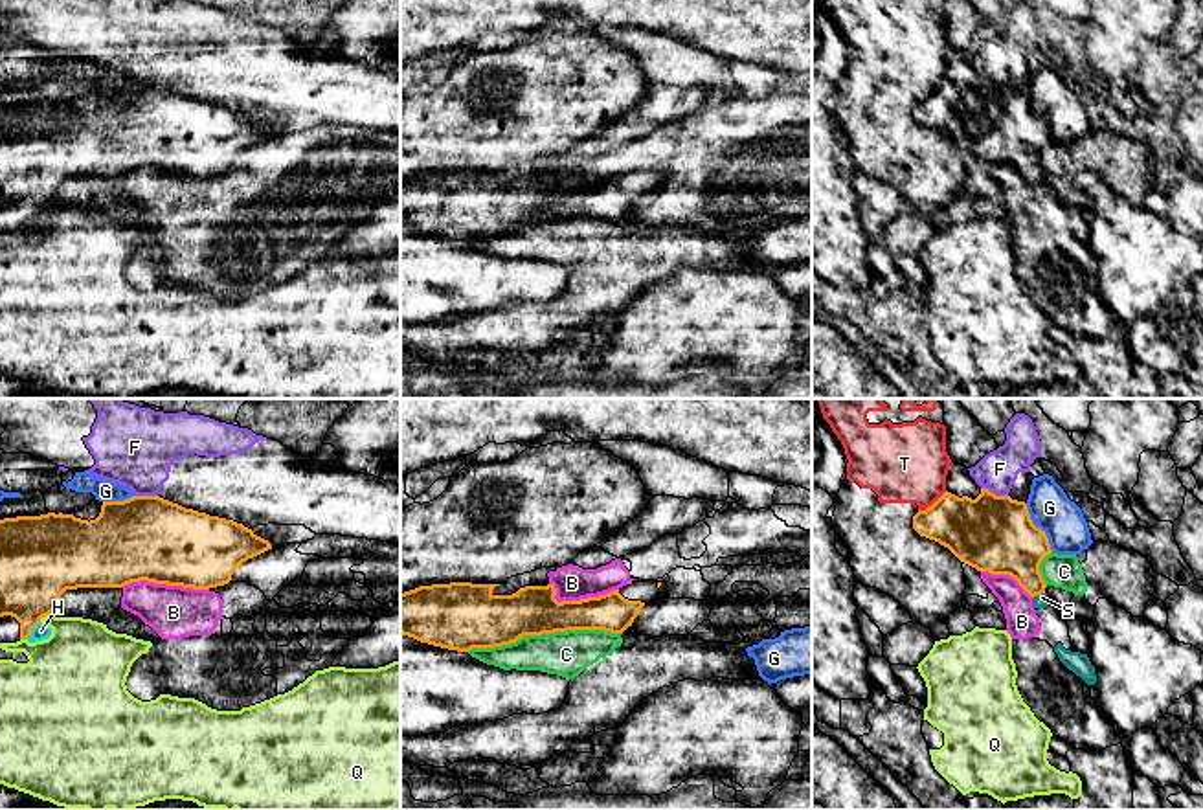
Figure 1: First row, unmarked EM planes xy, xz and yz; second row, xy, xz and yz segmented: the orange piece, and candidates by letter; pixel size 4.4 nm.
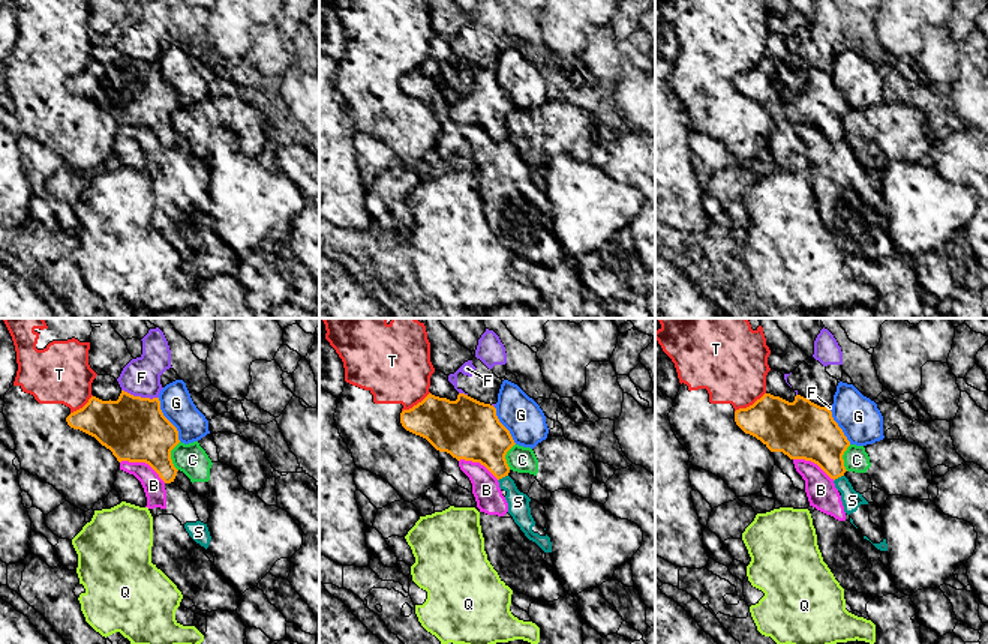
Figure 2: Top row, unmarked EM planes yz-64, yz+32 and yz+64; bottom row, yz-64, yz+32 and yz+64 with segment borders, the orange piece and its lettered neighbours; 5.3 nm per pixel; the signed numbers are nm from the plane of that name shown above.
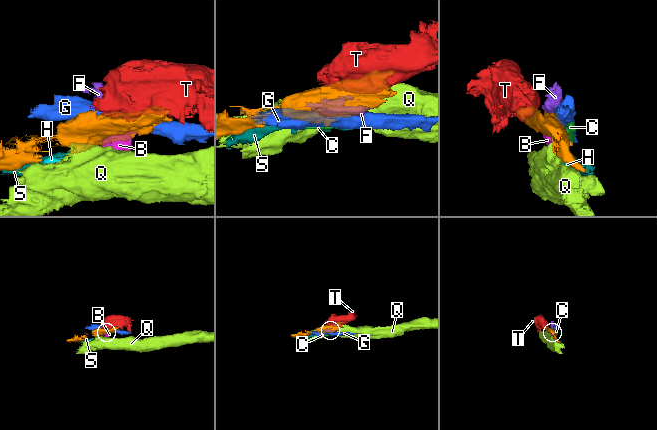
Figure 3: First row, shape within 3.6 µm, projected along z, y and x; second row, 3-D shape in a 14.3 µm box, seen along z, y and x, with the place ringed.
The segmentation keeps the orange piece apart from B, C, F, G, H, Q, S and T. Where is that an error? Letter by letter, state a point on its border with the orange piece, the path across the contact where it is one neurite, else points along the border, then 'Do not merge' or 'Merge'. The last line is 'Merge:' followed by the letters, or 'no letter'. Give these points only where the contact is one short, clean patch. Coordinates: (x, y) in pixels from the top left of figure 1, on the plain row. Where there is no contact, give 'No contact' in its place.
B: Touches orange at xy (166, 171). Do not merge
C: Touches orange at xz (542, 221). Do not merge
F: Touches orange at yz (992, 81). Boundary: yz (981, 76), (1007, 85). Do not merge
G: Touches orange at yz (1038, 116). Do not merge
H: Touches orange at xy (32, 217). Boundary: xy (39, 210), (26, 226). Do not merge
Q: Touches orange at xy (44, 204). Boundary: xy (50, 201), (39, 210). Do not merge
S: Touches orange at yz (1038, 182). Boundary: yz (1044, 180), (1033, 186). Do not merge
T: Touches orange at yz (933, 92). Do not merge
Merge: no letter

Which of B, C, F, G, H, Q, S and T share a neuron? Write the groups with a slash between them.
B S / C / F / G / H / Q / T

